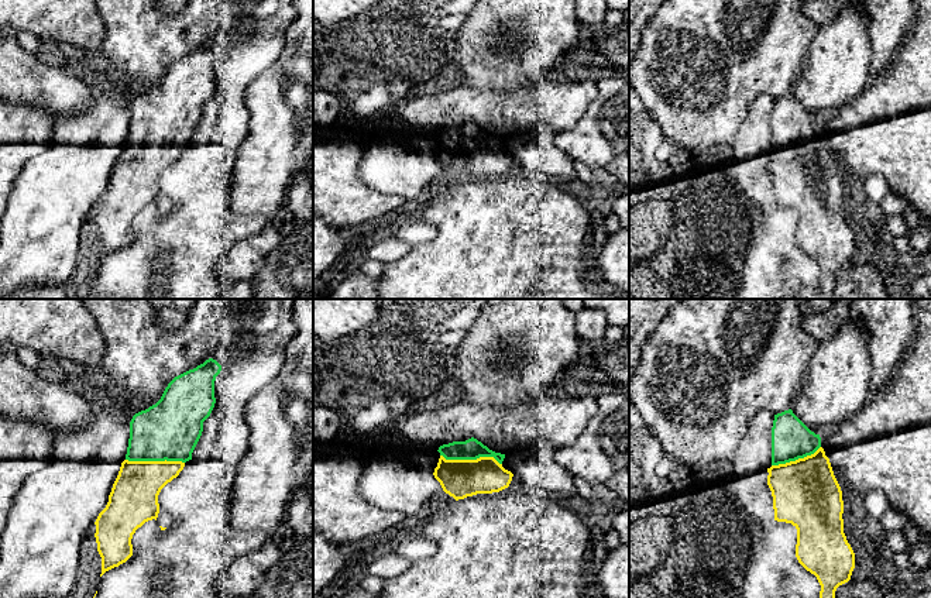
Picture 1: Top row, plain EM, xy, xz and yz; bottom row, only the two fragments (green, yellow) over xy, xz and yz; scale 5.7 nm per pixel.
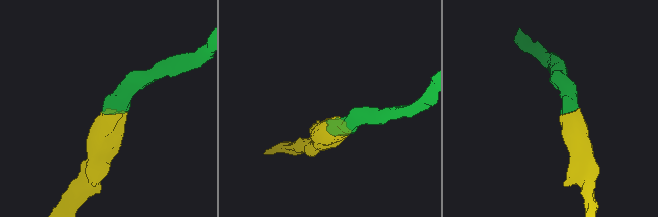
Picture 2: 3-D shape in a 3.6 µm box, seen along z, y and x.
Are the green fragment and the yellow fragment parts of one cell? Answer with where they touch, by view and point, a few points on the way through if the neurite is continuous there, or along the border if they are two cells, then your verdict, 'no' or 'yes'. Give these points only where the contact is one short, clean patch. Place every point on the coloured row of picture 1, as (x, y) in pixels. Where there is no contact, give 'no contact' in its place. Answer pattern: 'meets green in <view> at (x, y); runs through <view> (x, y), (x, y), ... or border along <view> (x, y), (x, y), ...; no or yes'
meets green in xz at (471, 459); runs through xz (471, 449), (471, 459), (460, 478); yes

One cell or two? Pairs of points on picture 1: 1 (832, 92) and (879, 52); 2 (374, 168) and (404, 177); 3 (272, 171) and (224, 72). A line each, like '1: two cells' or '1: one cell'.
1: two cells
2: one cell
3: two cells

